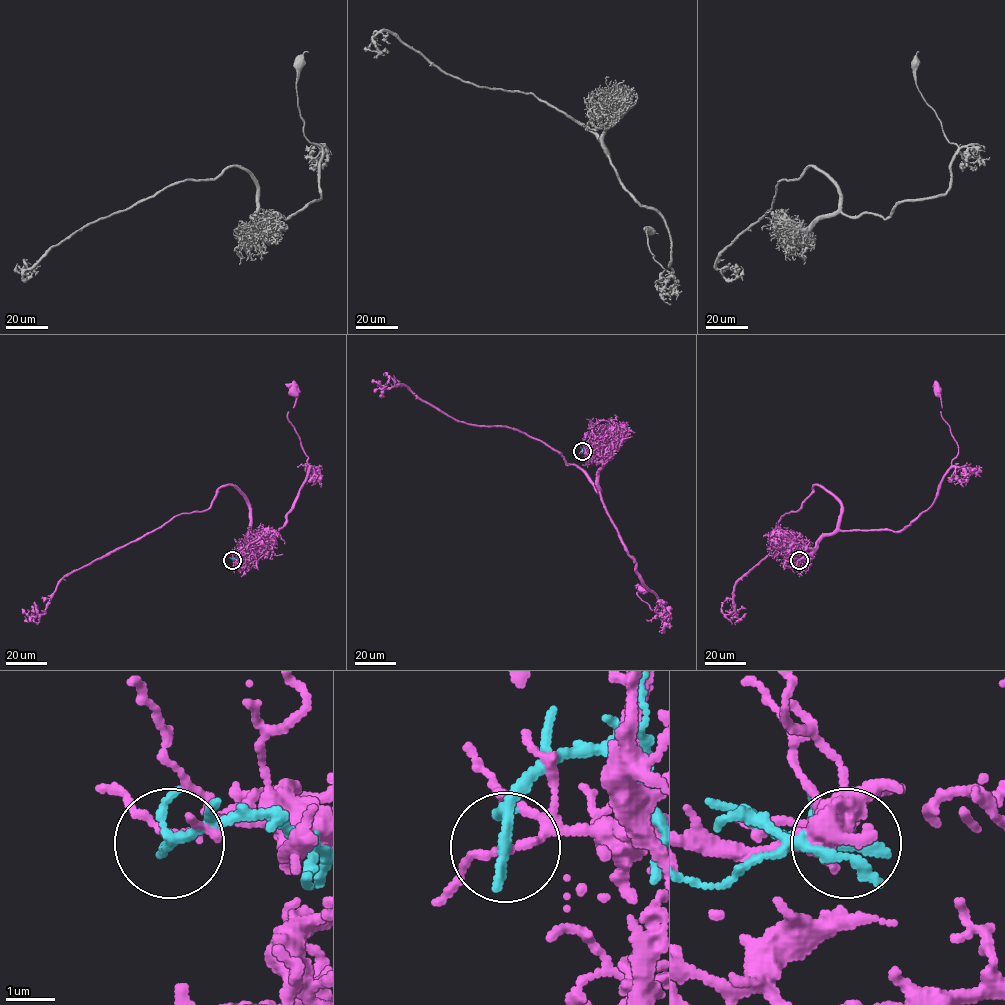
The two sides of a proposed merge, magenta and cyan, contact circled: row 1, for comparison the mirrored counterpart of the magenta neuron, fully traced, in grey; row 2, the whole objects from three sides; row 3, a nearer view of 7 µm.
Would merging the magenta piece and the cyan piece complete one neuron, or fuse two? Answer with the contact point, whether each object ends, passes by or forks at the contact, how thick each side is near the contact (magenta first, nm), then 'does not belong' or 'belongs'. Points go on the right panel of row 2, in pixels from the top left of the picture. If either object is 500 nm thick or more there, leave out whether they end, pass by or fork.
at (799, 560); magenta passes by; cyan passes by; 150 nm thick on the magenta side, 200 nm on the other; does not belong

